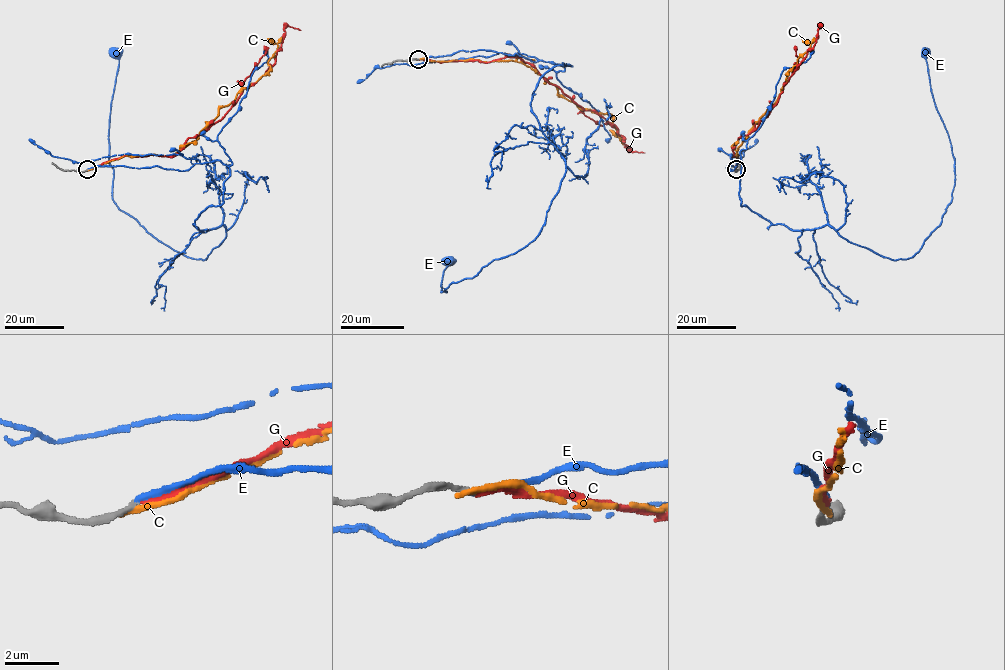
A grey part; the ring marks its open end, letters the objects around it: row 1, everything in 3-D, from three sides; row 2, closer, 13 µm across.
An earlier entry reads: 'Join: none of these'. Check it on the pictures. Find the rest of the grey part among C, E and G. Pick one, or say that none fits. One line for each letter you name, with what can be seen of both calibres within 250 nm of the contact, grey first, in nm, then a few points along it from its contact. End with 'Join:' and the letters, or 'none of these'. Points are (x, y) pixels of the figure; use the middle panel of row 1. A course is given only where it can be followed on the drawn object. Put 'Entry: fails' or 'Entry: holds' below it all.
E: 200 nm thick on the grey side, 170 nm on the other; it runs (418, 60), (486, 49), (570, 64), (532, 95), (566, 170), (542, 229), (441, 292), (448, 261)
Join: E
Entry: fails

